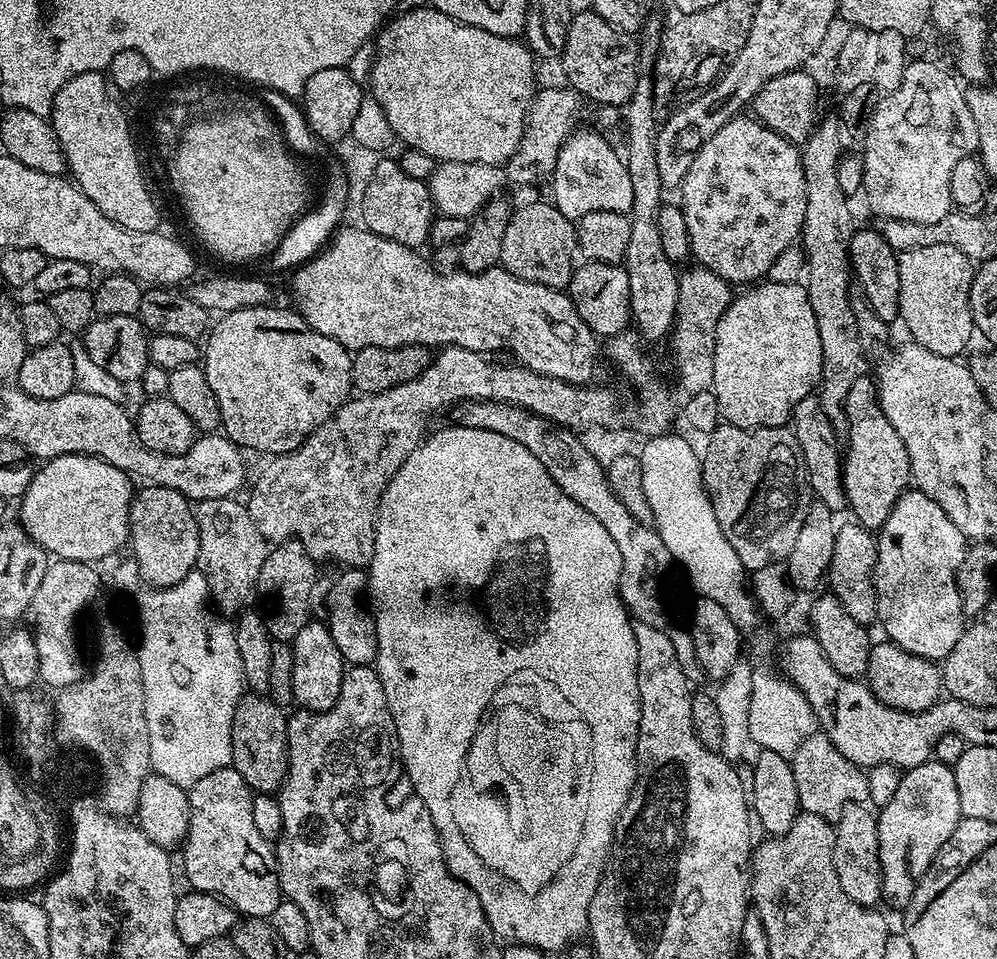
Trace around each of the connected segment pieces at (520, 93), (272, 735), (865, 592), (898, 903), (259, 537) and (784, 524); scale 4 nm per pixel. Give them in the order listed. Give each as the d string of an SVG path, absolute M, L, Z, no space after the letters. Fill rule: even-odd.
M421 6L393 15L376 33L372 71L366 84L371 99L382 106L386 122L390 122L401 145L420 150L437 162L449 160L504 166L515 152L517 155L521 151L526 131L524 120L529 119L528 107L538 88L532 60L533 53L519 39L490 34L458 22L437 8Z
M264 694L241 696L232 723L231 767L246 778L249 788L256 794L279 793L288 773L288 716L268 698Z
M841 523L836 529L834 538L834 558L830 558L830 566L826 577L831 596L840 603L842 610L854 618L854 622L865 626L877 623L878 602L876 601L876 536L873 529L864 528L861 524Z
M930 759L903 773L898 790L886 805L879 809L878 858L882 878L882 896L897 910L907 908L916 889L916 883L926 874L930 862L942 850L944 843L954 834L961 822L958 806L958 786L951 767Z
M230 496L210 498L199 501L194 508L200 531L199 563L208 583L211 603L221 613L239 614L249 607L248 599L257 595L258 574L270 551L270 542L260 533L258 526L254 526L247 503L240 501L239 504L238 501Z
M720 422L706 436L706 442L708 445L702 448L700 462L704 488L712 503L714 518L718 518L718 526L726 542L734 546L734 554L738 554L744 569L755 570L787 561L790 549L798 538L798 530L802 530L802 518L806 518L810 503L806 466L802 462L798 438L794 438L791 427L739 428Z

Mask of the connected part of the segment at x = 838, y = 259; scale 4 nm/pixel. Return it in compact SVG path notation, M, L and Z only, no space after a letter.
M821 119L802 144L800 157L806 178L802 245L804 244L804 260L808 263L806 287L810 310L814 310L814 322L818 322L818 338L822 341L822 376L818 395L822 410L826 410L826 418L830 418L837 437L844 438L848 434L844 414L846 393L858 377L865 375L866 359L862 345L858 342L858 325L850 310L848 243L854 231L854 223L852 224L852 212L848 209L850 198L842 186L838 186L837 168L842 155L842 128L835 119L832 120Z

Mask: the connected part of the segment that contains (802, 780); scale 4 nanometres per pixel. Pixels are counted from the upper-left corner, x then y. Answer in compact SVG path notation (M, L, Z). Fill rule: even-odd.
M816 731L790 757L794 770L794 786L798 786L798 802L803 811L820 816L824 820L835 821L837 816L851 804L863 804L868 799L865 769L850 762L846 754L838 751L838 746L830 742L824 733Z

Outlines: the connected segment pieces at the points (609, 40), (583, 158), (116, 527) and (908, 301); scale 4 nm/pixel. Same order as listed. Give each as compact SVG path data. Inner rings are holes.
M577 11L573 15L562 59L567 87L579 92L585 101L609 104L616 109L630 102L640 67L637 41L629 33L610 26L610 22L603 20L596 12Z
M584 128L573 131L565 144L558 150L556 166L551 173L552 196L551 203L557 210L561 211L566 218L573 222L580 220L586 214L594 210L610 210L611 212L631 213L632 203L634 202L634 190L630 183L630 174L628 166L623 155L616 153L616 148L600 132L591 132L590 129Z
M70 454L69 456L56 456L52 460L45 460L33 471L32 481L30 486L25 490L20 504L19 523L28 531L28 537L34 542L38 542L38 546L42 546L44 551L51 554L53 557L62 560L83 560L85 562L97 562L103 556L112 556L120 547L129 543L128 535L128 515L130 514L130 506L134 499L133 481L128 473L122 471L118 466L110 466L110 462L100 460L96 456L79 456L78 454Z
M922 246L920 249L899 253L898 298L900 299L899 319L904 320L915 343L934 354L953 358L974 337L970 290L974 275L973 261L954 246Z

